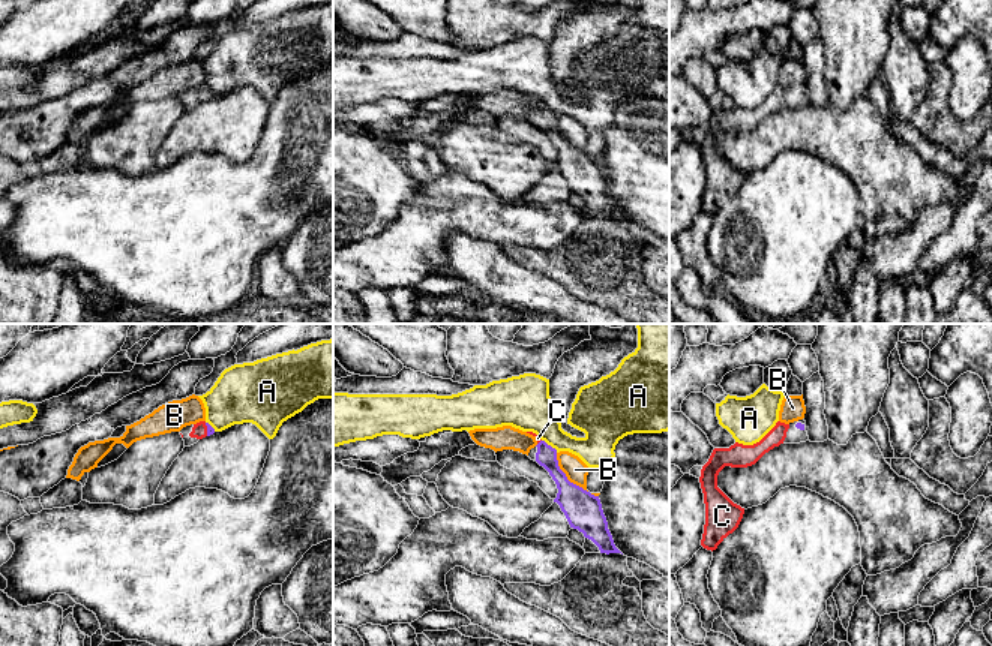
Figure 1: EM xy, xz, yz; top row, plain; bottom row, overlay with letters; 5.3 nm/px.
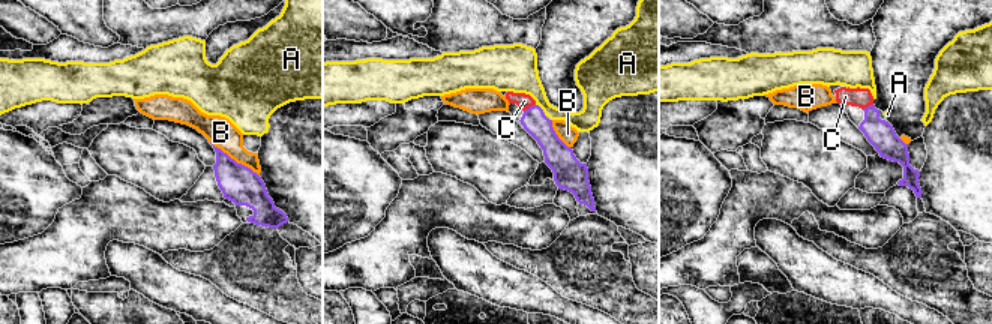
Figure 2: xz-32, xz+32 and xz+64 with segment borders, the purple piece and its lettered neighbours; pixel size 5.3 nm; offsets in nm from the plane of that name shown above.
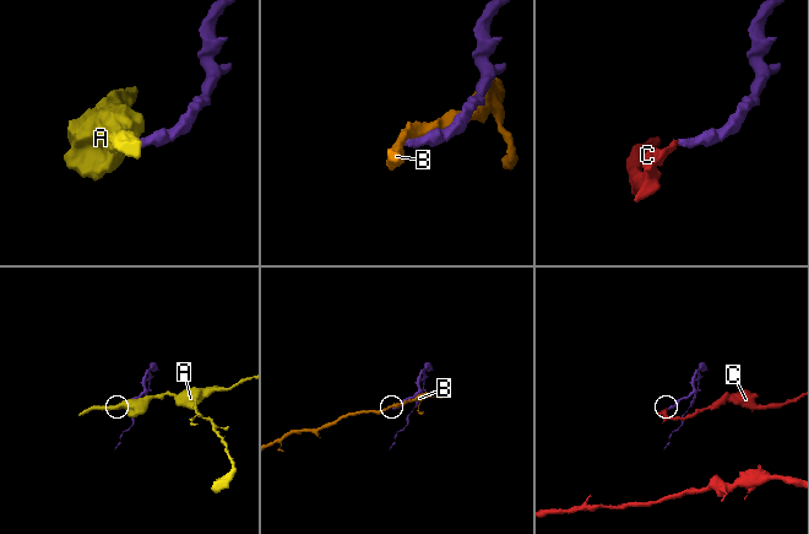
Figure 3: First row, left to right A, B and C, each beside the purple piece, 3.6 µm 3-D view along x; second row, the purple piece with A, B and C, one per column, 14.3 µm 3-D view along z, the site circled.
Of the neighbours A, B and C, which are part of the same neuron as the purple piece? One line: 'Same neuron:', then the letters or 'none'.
Same neuron: C

